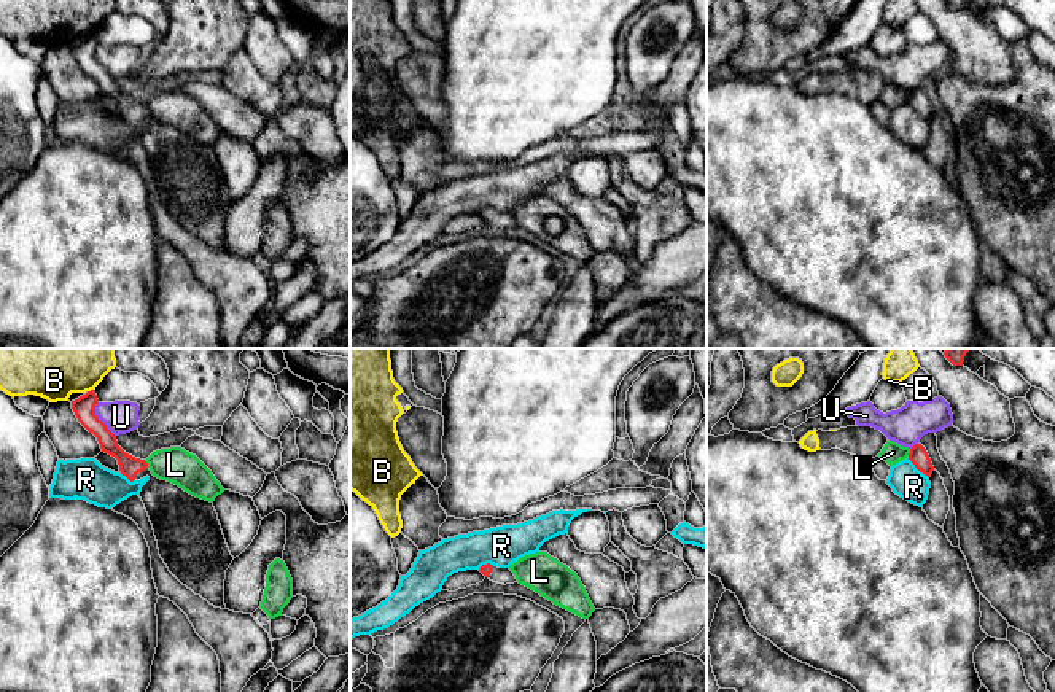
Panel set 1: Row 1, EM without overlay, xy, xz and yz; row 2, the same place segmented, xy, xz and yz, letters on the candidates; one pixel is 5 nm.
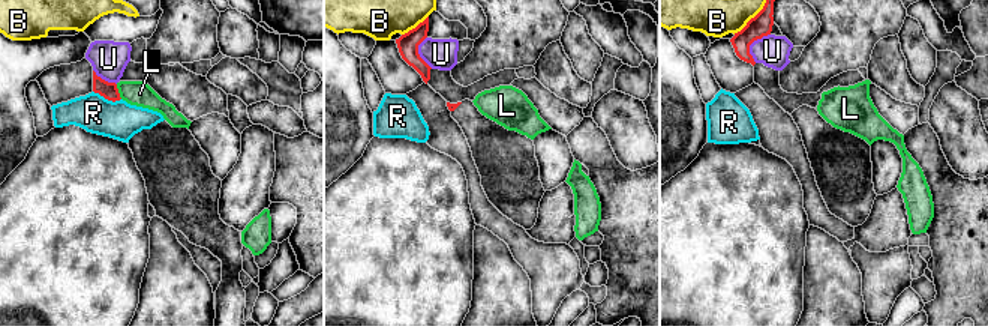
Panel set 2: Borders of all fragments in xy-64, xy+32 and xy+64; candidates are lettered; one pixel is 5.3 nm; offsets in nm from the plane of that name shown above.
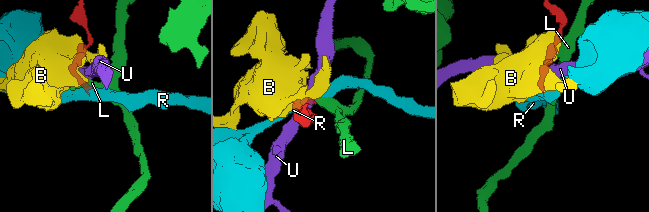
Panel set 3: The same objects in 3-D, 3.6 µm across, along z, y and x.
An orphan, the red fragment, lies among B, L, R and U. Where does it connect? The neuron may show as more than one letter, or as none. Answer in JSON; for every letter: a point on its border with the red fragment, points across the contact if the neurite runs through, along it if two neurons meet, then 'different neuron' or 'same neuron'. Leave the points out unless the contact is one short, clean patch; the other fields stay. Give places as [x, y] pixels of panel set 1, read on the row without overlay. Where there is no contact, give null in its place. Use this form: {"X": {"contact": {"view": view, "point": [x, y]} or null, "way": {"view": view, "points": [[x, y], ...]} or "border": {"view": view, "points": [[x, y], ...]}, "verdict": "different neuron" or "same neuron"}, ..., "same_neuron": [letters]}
{"B": {"contact": {"view": "xy", "point": [91, 34]}, "border": {"view": "xy", "points": [[94, 32], [88, 35]]}, "verdict": "different neuron"}, "L": {"contact": {"view": "yz", "point": [909, 97]}, "border": {"view": "yz", "points": [[910, 93], [907, 101]]}, "verdict": "different neuron"}, "R": {"contact": {"view": "yz", "point": [918, 113]}, "border": {"view": "yz", "points": [[907, 102], [928, 121]]}, "verdict": "different neuron"}, "U": {"contact": {"view": "xy", "point": [101, 64]}, "border": {"view": "xy", "points": [[97, 46], [97, 61], [115, 80]]}, "verdict": "different neuron"}, "same_neuron": []}

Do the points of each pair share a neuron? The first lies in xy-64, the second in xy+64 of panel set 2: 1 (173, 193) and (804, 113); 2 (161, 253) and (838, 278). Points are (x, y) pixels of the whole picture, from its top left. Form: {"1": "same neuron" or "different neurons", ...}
{"1": "same neuron", "2": "same neuron"}

